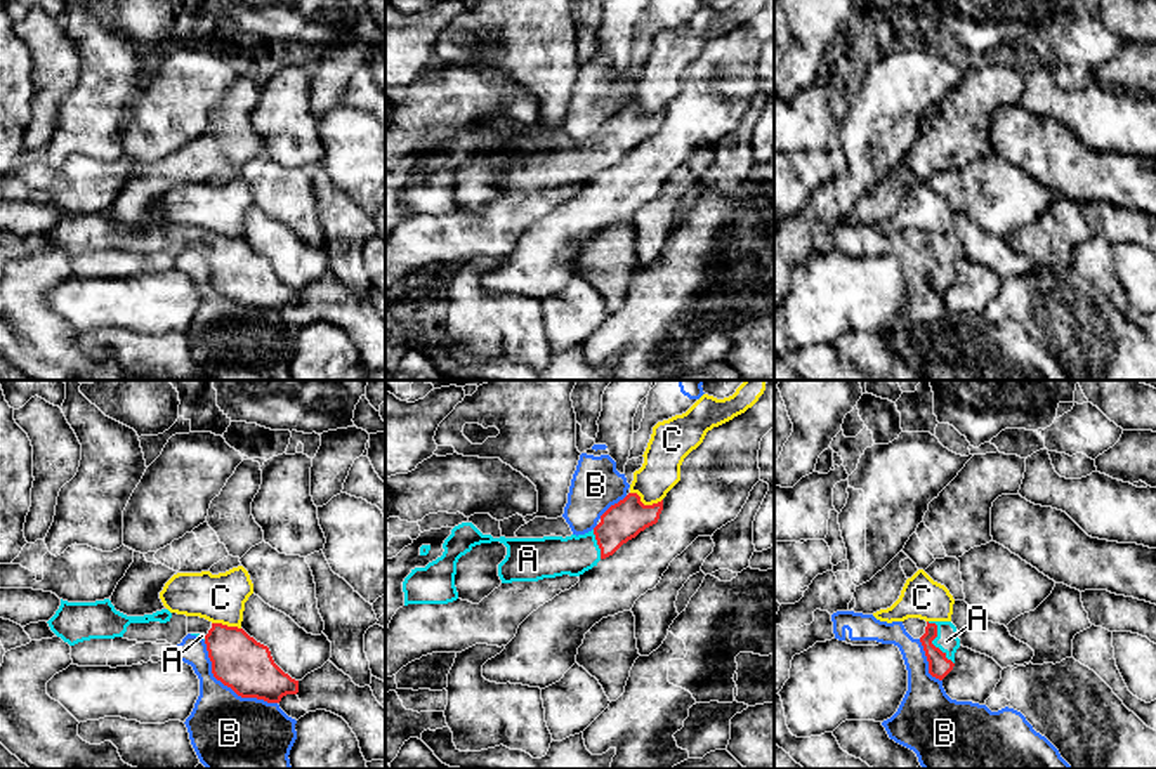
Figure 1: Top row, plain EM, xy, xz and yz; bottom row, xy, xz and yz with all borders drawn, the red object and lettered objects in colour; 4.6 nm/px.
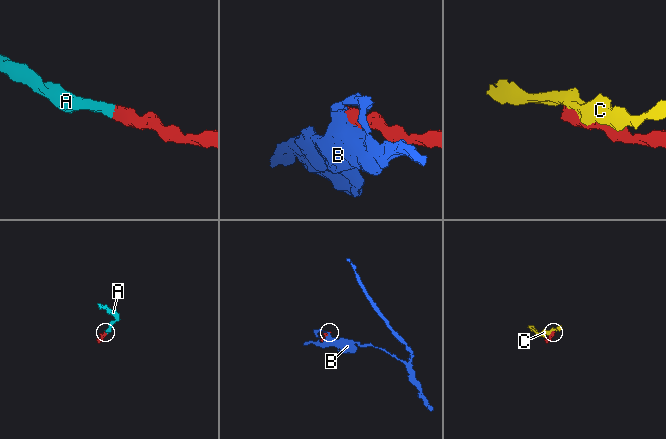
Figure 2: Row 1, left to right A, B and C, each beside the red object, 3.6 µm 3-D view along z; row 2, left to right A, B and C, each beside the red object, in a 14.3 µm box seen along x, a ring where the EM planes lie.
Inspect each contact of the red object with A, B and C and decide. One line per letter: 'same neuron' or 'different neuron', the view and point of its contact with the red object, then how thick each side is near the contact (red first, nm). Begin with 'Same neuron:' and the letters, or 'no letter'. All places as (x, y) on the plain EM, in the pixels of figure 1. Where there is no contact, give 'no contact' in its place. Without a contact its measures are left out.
Same neuron: A
A: same neuron; meets red in yz at (932, 250); 100 nm thick on the red side, 100 nm on the other
B: different neuron; meets red in xy at (228, 297); 260 nm thick on the red side, 380 nm on the other
C: different neuron; meets red in xz at (646, 117); 180 nm thick on the red side, 180 nm on the other

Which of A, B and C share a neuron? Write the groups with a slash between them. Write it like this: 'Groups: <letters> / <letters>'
Groups: A / B / C

